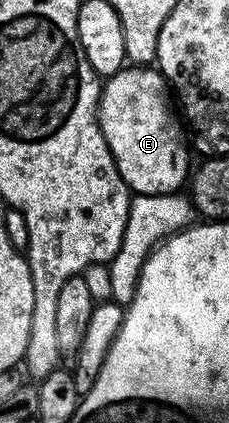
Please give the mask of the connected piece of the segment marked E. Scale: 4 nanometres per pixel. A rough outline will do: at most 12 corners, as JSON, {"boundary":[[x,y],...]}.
{"boundary":[[153,66],[101,84],[98,124],[135,196],[179,190],[191,148]]}

